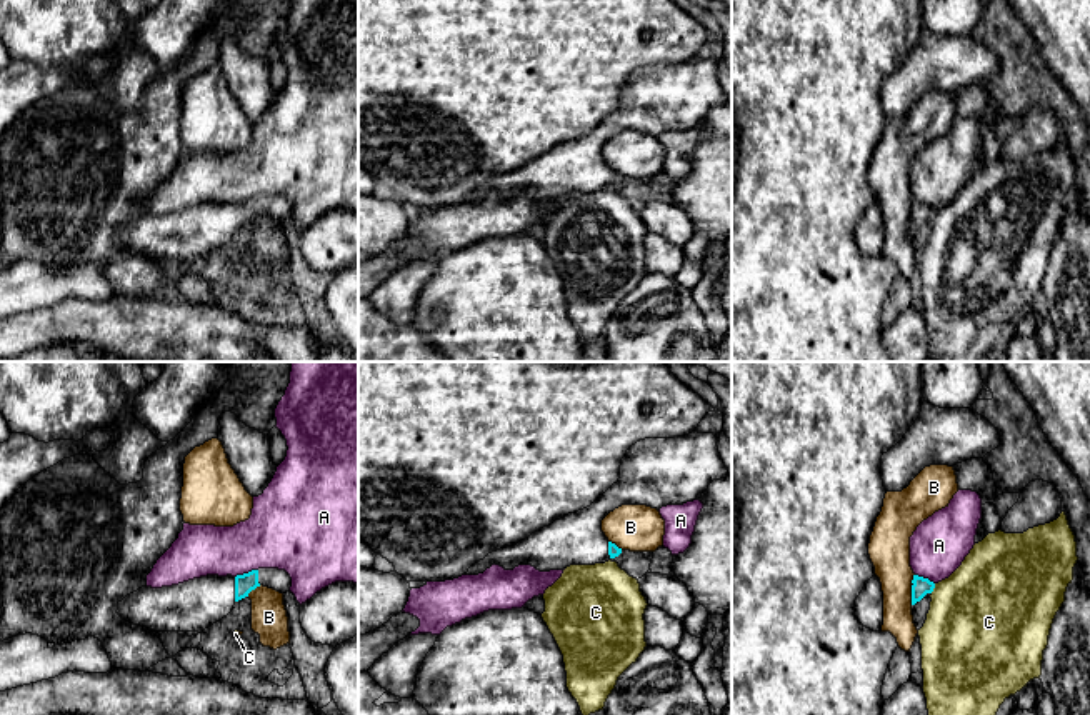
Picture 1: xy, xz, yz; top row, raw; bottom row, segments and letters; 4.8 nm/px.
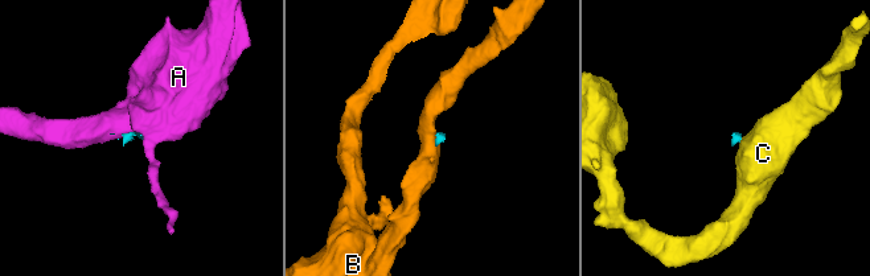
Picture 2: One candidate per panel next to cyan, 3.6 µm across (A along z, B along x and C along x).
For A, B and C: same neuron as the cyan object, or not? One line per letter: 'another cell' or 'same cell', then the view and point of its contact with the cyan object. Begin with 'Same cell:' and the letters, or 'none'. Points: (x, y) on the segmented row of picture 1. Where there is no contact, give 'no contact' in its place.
Same cell: none
A: another cell; contact xy (245, 574)
B: another cell; contact yz (912, 595)
C: another cell; contact yz (934, 587)

